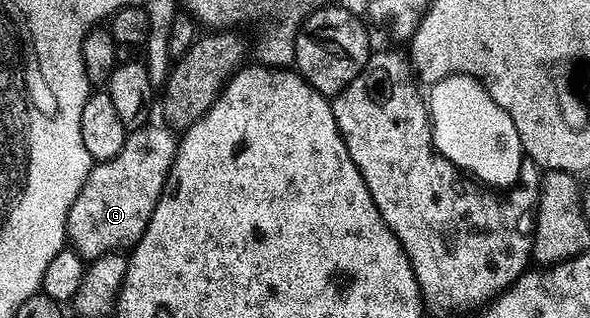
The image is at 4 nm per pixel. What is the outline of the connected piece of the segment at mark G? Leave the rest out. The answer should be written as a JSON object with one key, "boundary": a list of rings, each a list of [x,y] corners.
{"boundary":[[[147,123],[142,129],[133,130],[117,155],[97,162],[80,195],[76,195],[68,213],[66,236],[74,252],[84,259],[133,247],[148,227],[174,165],[179,142],[173,128],[154,124]]]}

